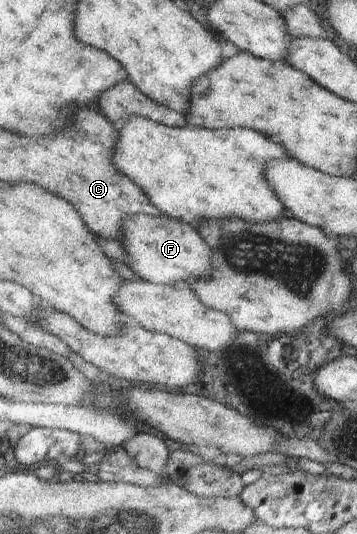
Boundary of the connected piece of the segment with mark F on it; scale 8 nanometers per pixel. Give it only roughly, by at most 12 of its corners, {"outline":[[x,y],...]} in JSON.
{"outline":[[163,215],[124,221],[128,268],[157,284],[208,277],[197,228]]}

